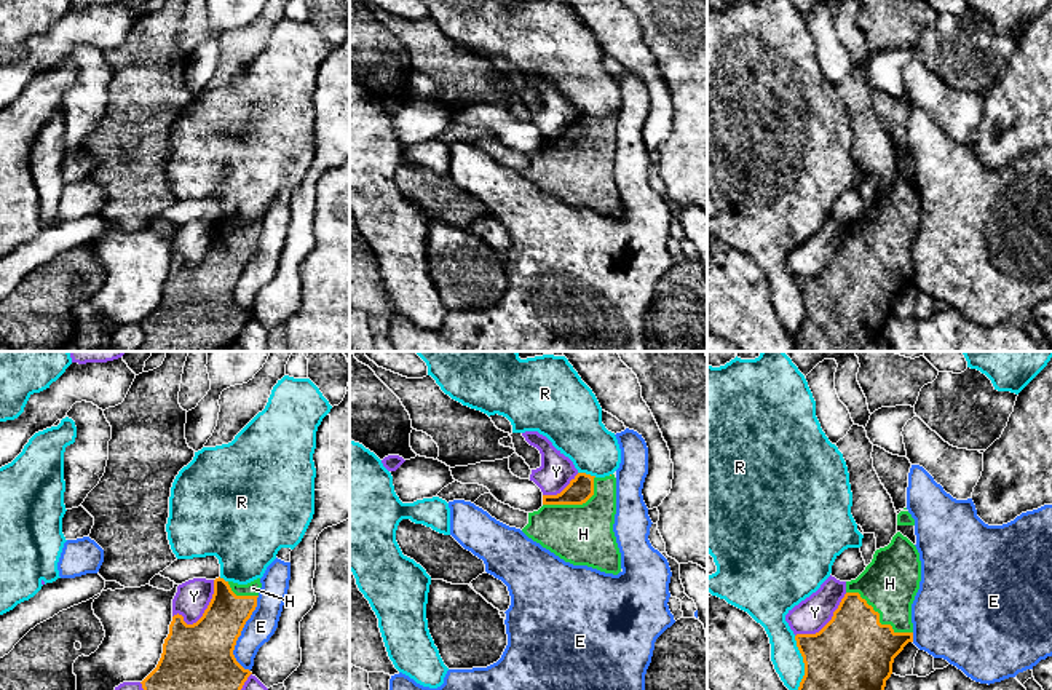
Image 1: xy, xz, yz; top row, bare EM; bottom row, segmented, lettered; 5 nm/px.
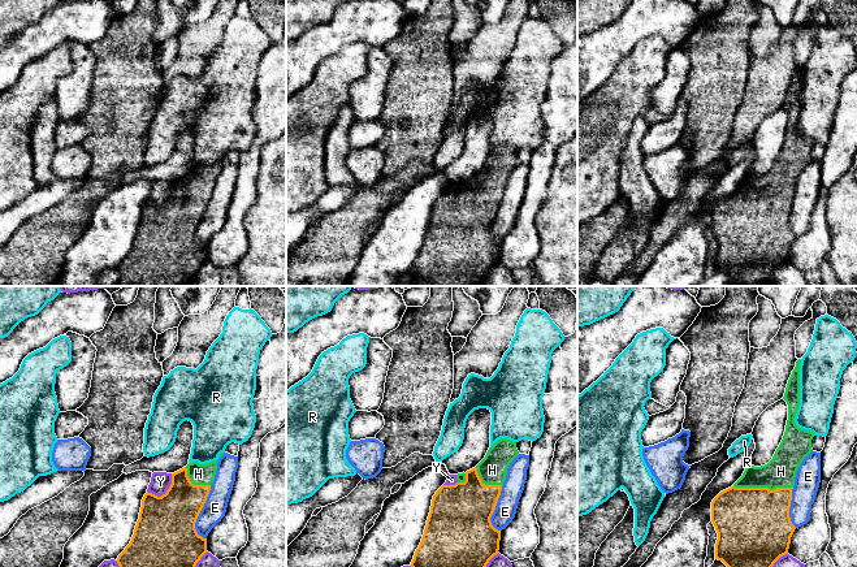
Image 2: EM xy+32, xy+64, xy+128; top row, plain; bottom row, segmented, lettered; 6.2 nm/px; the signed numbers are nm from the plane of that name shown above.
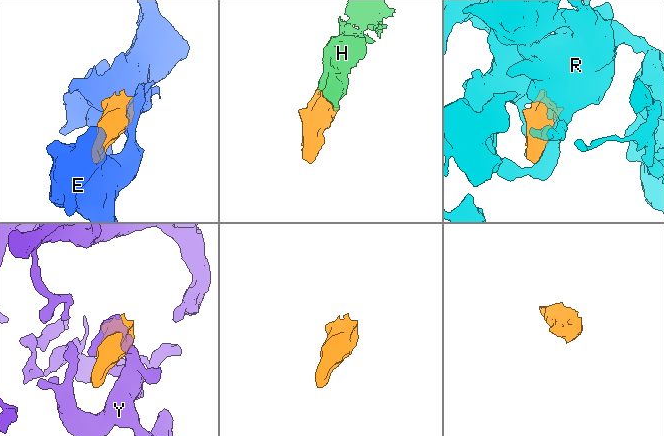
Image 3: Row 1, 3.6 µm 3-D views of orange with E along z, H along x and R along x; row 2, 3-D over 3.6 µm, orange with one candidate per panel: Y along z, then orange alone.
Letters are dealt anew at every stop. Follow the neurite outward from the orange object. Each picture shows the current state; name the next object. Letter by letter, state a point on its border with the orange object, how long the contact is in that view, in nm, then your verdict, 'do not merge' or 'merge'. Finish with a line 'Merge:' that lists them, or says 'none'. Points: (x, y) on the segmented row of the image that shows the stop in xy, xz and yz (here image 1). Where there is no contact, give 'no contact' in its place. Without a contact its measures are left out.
E: xy (240, 634) | 380 nm | do not merge
H: yz (878, 618) | 400 nm | merge
R: yz (803, 662) | 280 nm | do not merge
Y: xy (203, 614) | 280 nm | do not merge
Merge: H

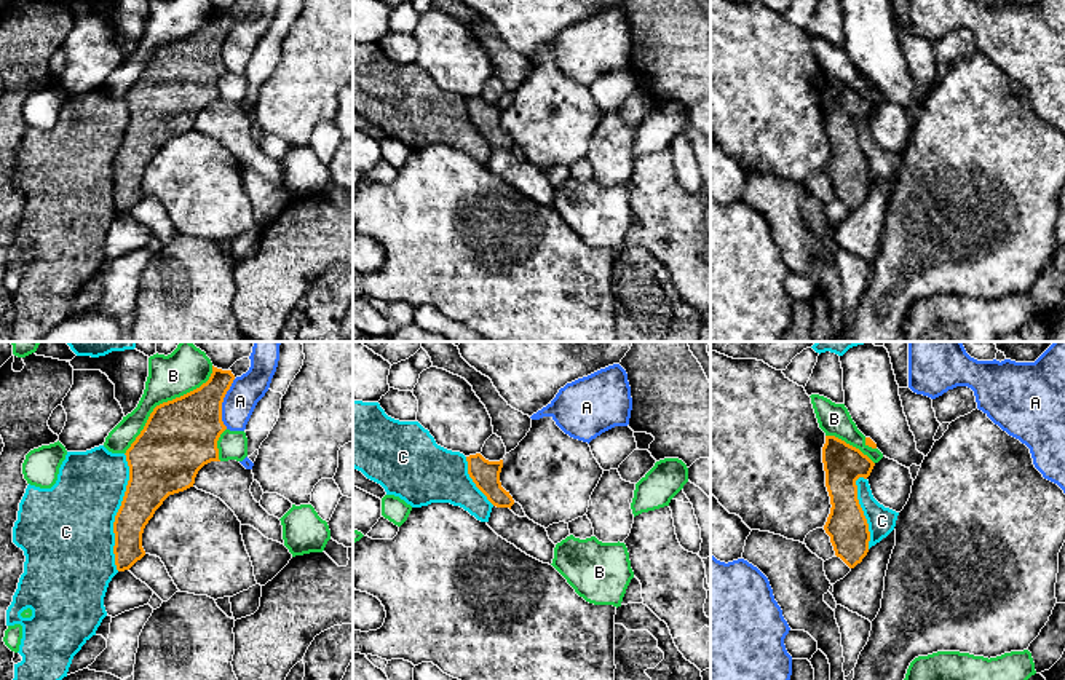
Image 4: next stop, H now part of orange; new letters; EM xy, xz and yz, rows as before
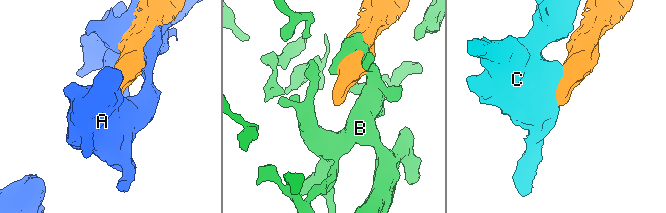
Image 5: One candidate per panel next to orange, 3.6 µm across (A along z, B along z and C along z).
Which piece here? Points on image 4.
A: xy (221, 404) | 260 nm | do not merge
B: xy (165, 403) | 650 nm | do not merge
C: xy (117, 513) | 600 nm | do not merge
Merge: none

